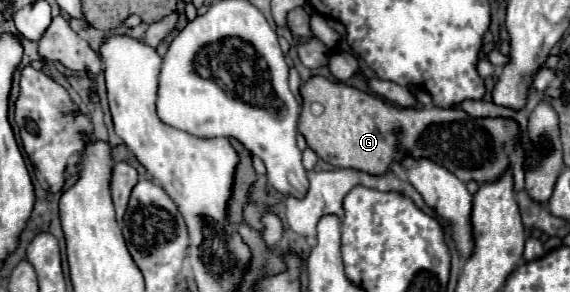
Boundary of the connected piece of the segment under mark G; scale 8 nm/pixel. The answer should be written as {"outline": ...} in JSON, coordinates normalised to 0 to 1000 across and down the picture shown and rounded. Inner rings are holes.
{"outline":[[[546,260],[528,288],[525,315],[532,356],[521,445],[535,466],[539,500],[553,514],[560,541],[591,575],[668,596],[689,555],[700,555],[707,527],[721,527],[788,575],[812,623],[833,616],[837,630],[847,630],[872,616],[893,575],[893,527],[911,473],[911,438],[900,411],[837,411],[819,384],[795,370],[696,370],[626,301],[581,281],[570,260]],[[549,349],[567,363],[563,397],[546,384]]]}

